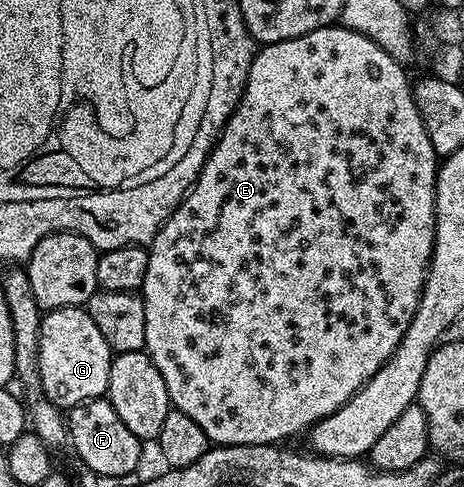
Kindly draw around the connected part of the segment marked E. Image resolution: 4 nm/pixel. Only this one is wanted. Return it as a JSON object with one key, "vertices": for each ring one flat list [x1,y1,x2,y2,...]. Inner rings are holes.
{"vertices":[[341,24,325,26,316,32,308,32,304,36,296,36,292,40,280,40,279,42,265,43,255,53,248,80,244,92,240,96,238,106,227,120,211,150,204,168,198,174,198,178,186,192,186,197,168,216,168,220,160,228,160,232,149,243,148,272,144,276,144,284,140,291,140,297,144,302,144,332,146,333,145,353,150,355,156,368,160,368,160,376,164,376,164,388,168,388,170,405,175,410,184,412,184,416,192,416,200,428,204,428,204,436,210,438,211,443,219,446,269,446,271,444,285,443,285,438,294,438,297,434,305,435,311,426,320,420,332,416,336,408,345,404,351,396,358,391,392,355,400,344,404,332,408,332,408,324,412,324,412,316,416,316,416,308,420,304,422,289,426,283,426,276,430,272,430,257,434,251,434,233,436,232,436,180,440,159,432,148,432,140,428,140,428,132,424,128,424,120,416,108,414,91,411,79,406,79,407,67,389,55,380,44,372,41,368,36,359,31,348,29]]}

